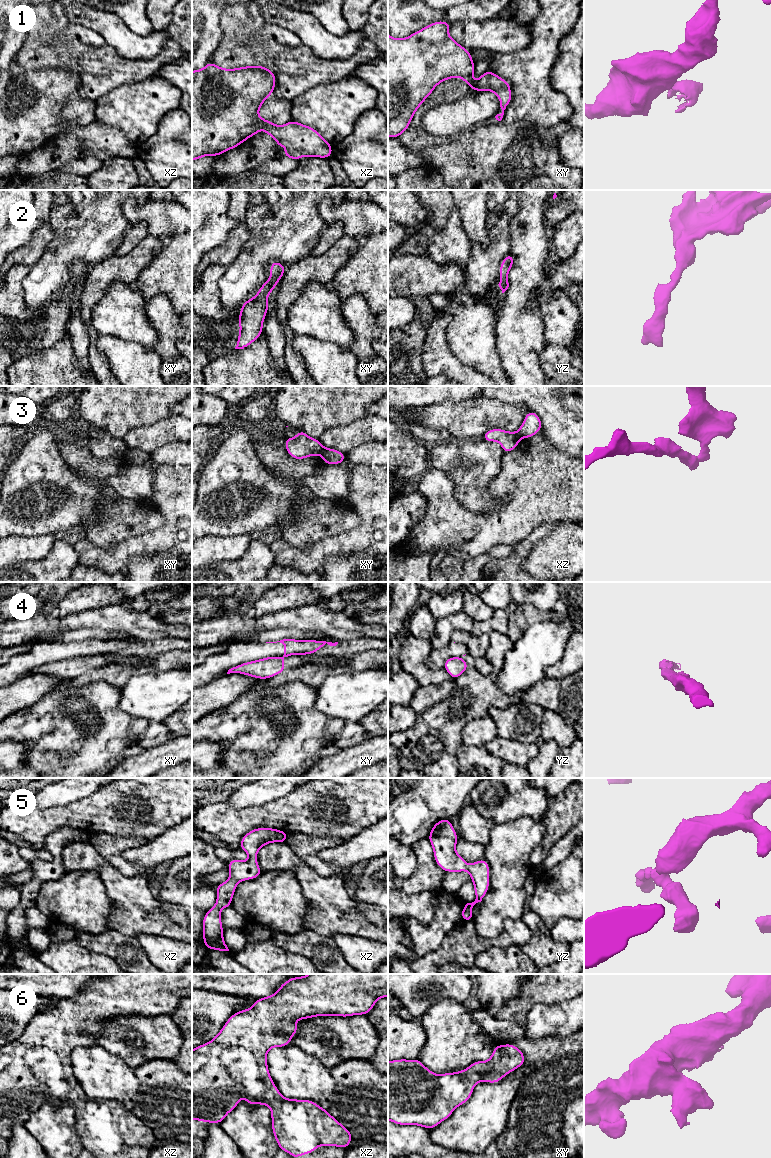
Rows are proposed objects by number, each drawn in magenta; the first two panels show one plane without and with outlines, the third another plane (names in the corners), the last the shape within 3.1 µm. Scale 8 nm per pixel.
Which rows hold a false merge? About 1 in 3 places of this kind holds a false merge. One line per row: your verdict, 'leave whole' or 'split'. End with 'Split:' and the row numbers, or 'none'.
1: split
2: leave whole
3: split
4: split
5: leave whole
6: leave whole
Split: 1, 3, 4

